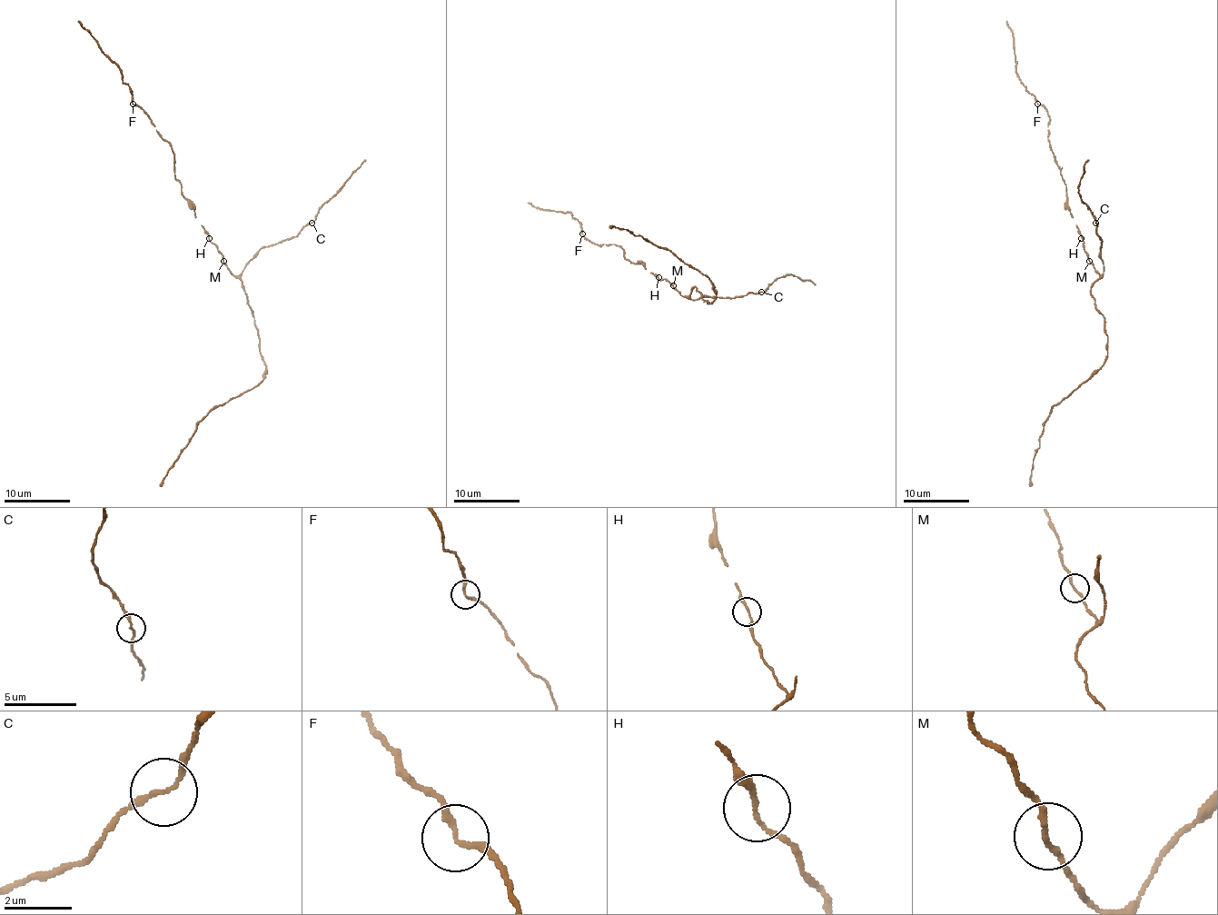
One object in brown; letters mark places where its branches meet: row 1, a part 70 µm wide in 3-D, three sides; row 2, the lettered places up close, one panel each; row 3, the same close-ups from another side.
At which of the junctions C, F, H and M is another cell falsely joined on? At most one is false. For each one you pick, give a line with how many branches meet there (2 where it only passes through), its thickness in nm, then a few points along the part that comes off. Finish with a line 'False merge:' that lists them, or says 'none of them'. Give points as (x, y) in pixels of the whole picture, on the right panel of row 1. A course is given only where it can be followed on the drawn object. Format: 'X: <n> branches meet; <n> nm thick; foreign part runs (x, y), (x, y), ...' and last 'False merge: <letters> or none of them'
False merge: none of them

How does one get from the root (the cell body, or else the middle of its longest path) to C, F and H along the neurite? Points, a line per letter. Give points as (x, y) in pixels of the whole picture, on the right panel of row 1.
C: (1089, 263), (1099, 276), (1103, 273), (1103, 259), (1096, 223)
F: (1089, 263), (1083, 238), (1068, 206), (1066, 184), (1050, 146), (1050, 117), (1042, 105), (1036, 104)
H: (1089, 263), (1081, 238)

